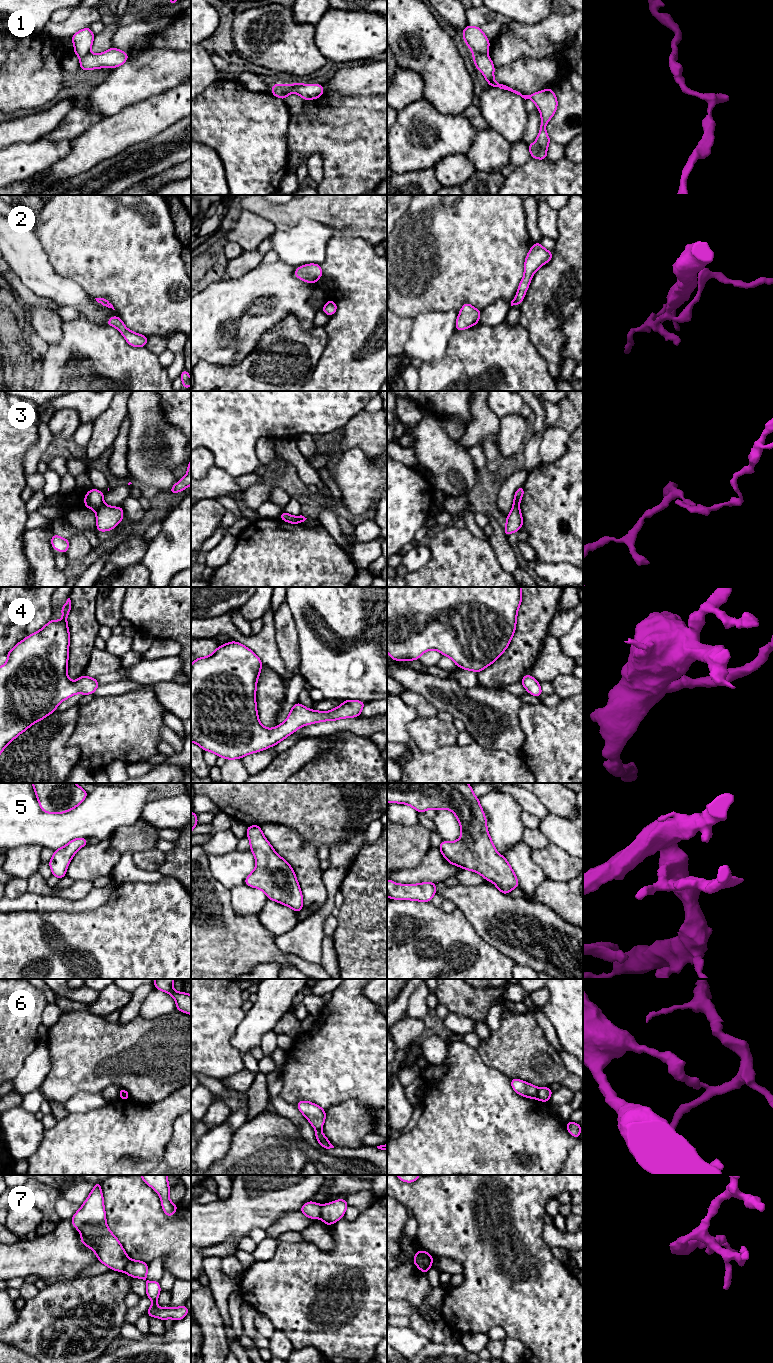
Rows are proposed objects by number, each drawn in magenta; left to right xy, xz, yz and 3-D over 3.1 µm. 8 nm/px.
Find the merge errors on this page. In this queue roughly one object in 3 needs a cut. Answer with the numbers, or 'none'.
1, 3, 6, 7

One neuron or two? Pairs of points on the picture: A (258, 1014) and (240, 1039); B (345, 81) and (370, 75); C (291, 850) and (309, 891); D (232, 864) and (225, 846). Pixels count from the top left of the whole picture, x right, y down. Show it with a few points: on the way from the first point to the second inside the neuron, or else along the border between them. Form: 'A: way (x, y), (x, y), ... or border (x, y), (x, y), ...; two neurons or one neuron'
A: way (258, 1020), (246, 1033); one neuron
B: way (351, 81), (364, 80); one neuron
C: way (301, 860), (307, 867), (309, 881); one neuron
D: border (235, 849), (221, 854), (206, 855); two neurons

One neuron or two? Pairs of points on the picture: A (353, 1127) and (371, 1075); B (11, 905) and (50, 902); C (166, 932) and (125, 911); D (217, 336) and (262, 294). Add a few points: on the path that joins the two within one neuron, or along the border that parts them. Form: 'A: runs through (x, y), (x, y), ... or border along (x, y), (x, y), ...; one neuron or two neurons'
A: border along (338, 1103), (356, 1099), (372, 1112), (374, 1125); two neurons
B: runs through (21, 905), (37, 905), (40, 903); one neuron
C: runs through (156, 932), (146, 932), (135, 921); one neuron
D: runs through (228, 325), (247, 306), (251, 305); one neuron

